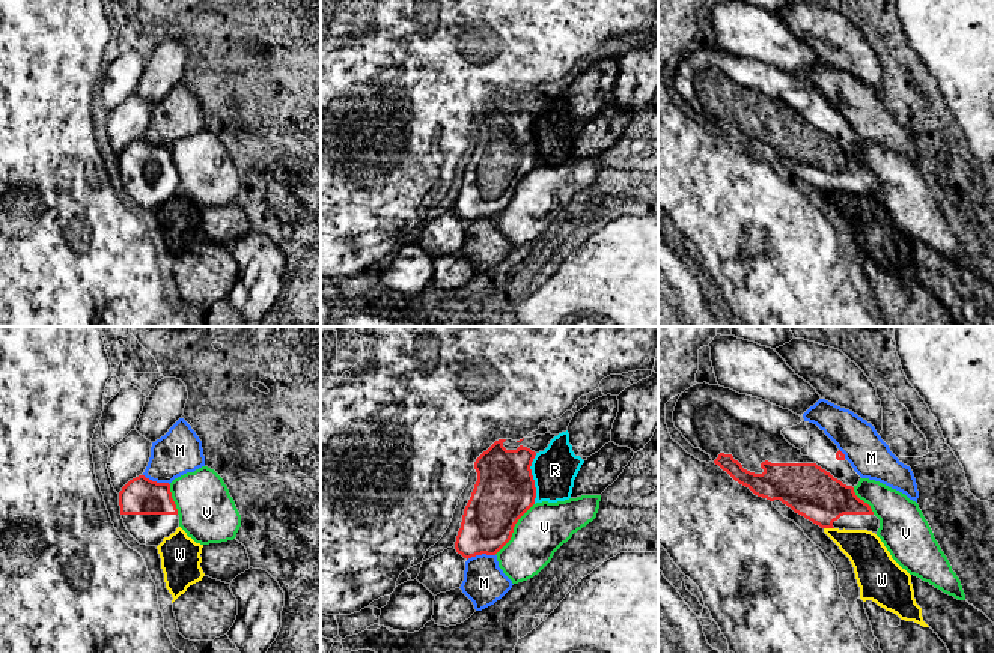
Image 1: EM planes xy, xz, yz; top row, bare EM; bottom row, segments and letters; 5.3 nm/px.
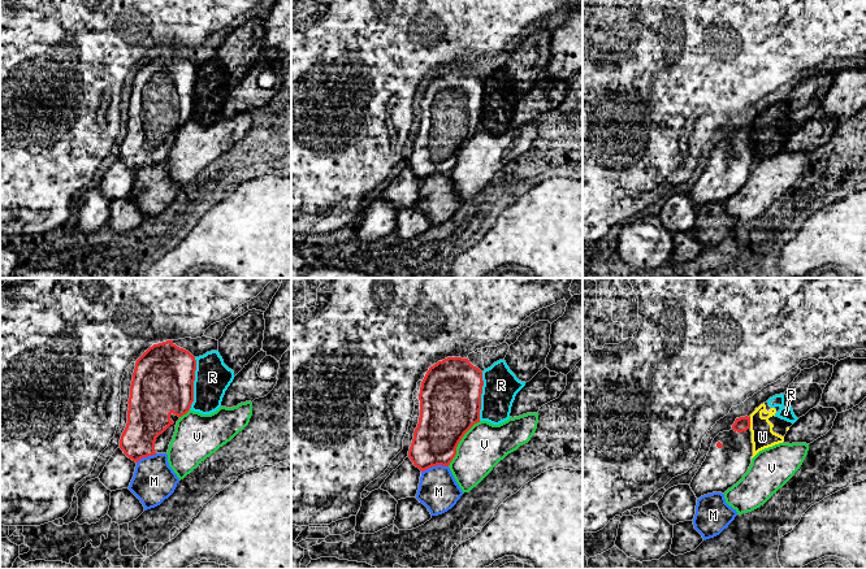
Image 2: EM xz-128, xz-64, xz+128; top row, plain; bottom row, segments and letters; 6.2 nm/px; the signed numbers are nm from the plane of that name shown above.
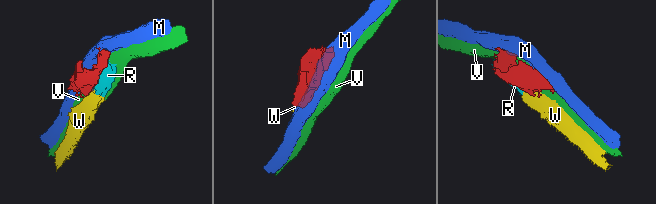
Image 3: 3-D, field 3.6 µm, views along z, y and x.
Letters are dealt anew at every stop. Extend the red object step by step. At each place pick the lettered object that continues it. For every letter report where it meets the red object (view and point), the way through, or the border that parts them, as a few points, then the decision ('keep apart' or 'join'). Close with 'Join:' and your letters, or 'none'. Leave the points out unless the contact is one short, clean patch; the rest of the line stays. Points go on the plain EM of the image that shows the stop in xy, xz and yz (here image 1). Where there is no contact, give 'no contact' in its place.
M: contact xz (481, 217); keep apart
R: contact xz (532, 142); keep apart
V: contact xz (512, 191); keep apart
W: contact yz (829, 190); border yz (824, 190), (833, 191); keep apart
Join: none

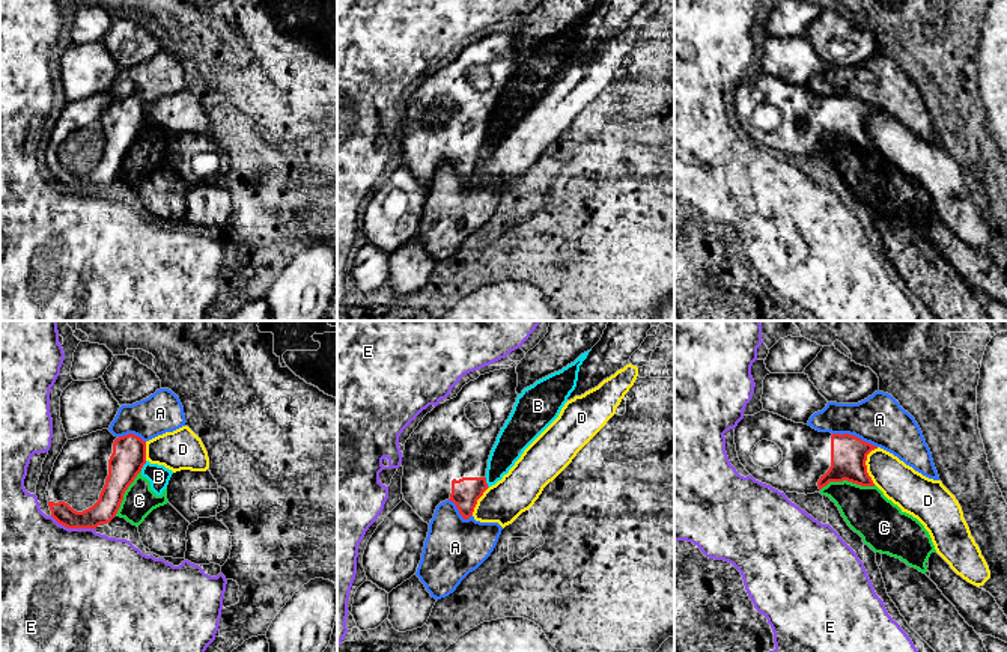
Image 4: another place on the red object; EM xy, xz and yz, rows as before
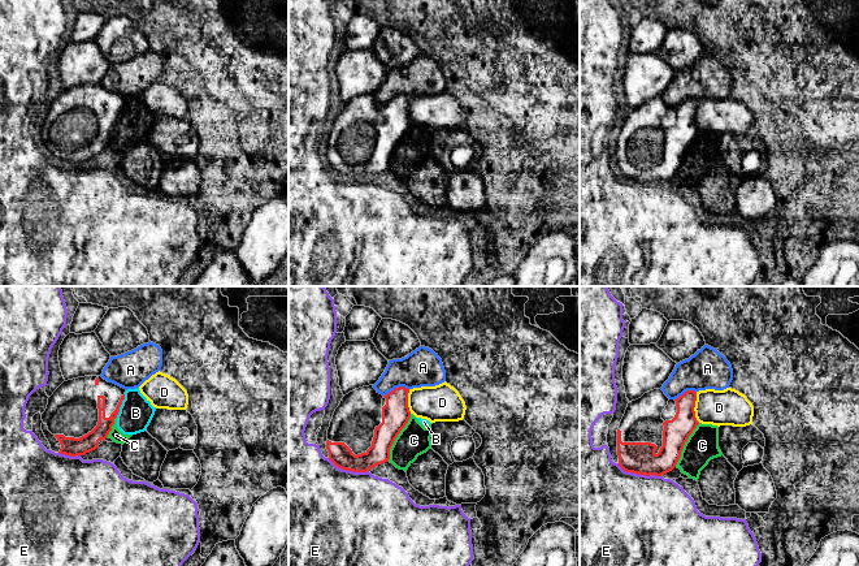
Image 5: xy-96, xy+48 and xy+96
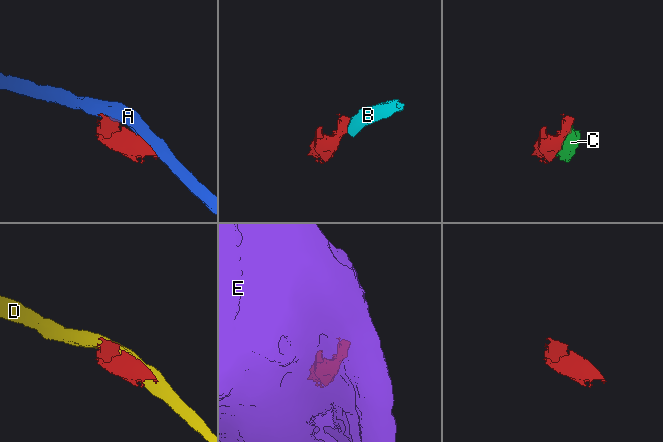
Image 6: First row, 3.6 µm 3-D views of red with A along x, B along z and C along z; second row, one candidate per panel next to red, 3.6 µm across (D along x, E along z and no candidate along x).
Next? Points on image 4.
A: contact yz (854, 98); keep apart
B: contact xy (143, 127); border xy (146, 124), (140, 133); keep apart
C: contact yz (848, 143); keep apart
D: contact yz (864, 127); keep apart
E: contact xy (73, 190); keep apart
Join: none

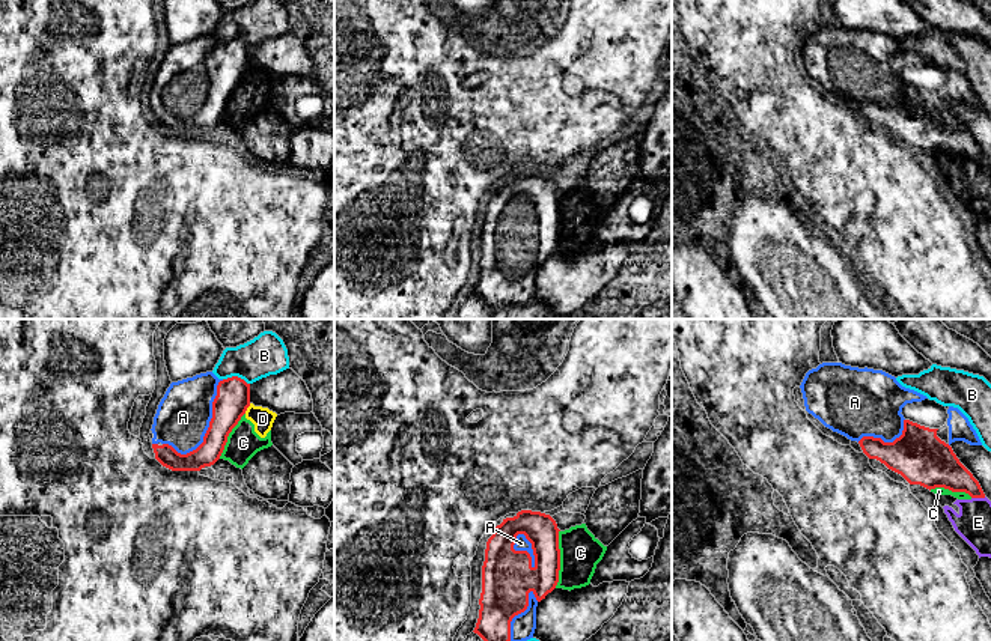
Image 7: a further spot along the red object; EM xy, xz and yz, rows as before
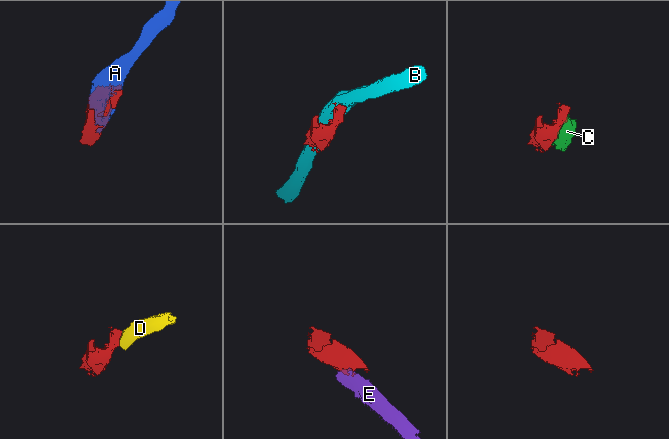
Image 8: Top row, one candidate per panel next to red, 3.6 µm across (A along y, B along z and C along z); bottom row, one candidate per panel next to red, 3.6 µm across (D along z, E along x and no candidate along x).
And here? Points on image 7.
A: contact xy (208, 92); join
B: contact xy (237, 39); keep apart
C: contact xz (559, 221); keep apart
D: contact xy (247, 69); border xy (250, 66), (244, 75); keep apart
E: contact yz (978, 160); border yz (985, 160), (972, 161); keep apart
Join: A

